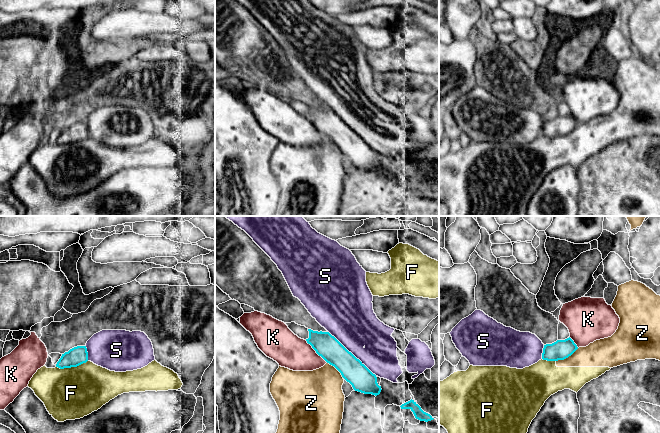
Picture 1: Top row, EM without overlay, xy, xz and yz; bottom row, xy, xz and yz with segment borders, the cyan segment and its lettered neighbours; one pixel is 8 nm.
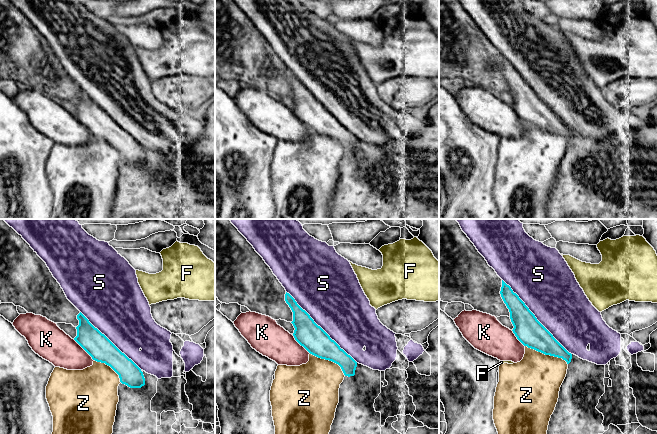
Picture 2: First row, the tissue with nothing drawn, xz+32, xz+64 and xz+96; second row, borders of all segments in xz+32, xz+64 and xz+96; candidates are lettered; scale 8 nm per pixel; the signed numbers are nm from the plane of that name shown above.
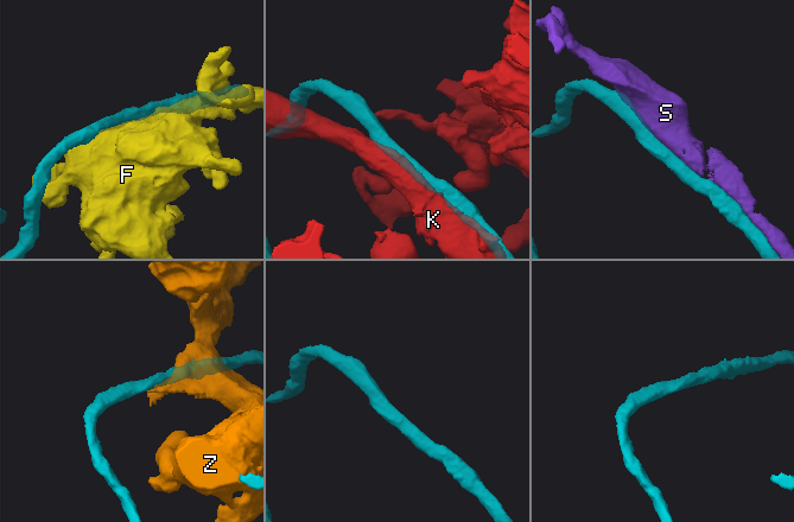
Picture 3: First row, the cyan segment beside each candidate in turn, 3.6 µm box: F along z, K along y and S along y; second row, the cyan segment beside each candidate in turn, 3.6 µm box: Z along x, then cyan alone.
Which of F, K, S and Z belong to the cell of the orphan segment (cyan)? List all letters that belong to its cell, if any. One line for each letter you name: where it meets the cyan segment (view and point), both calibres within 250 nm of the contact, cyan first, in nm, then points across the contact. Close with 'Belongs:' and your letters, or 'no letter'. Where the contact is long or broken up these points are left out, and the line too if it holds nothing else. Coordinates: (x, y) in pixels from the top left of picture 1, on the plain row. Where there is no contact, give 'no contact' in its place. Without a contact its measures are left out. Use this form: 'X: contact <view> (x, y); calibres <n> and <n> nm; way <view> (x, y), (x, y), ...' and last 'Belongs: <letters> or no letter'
S: contact xz (351, 129); calibres 190 and 380 nm
Belongs: S

